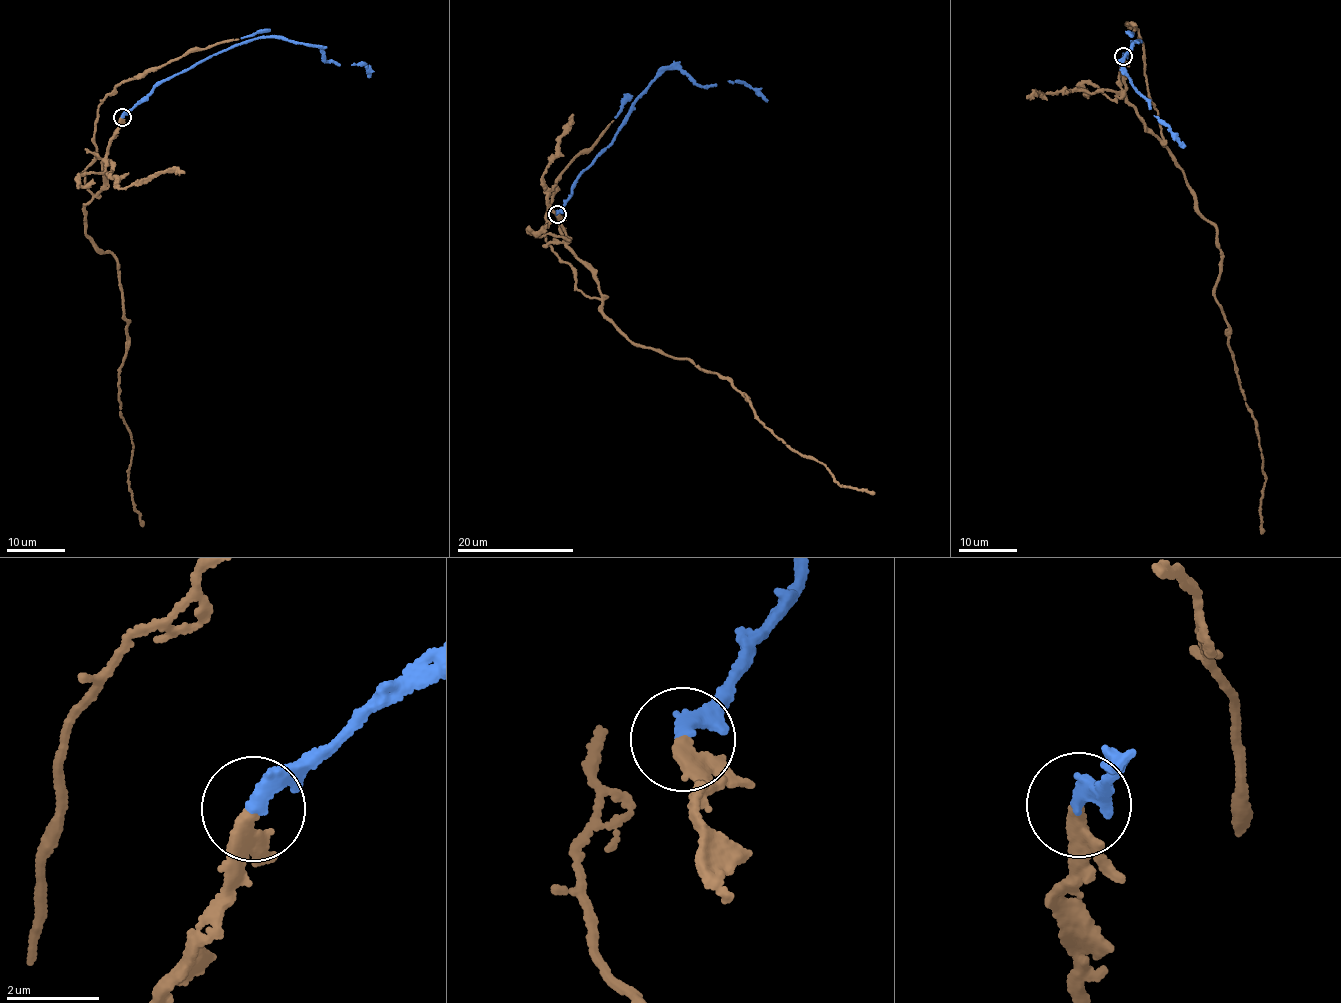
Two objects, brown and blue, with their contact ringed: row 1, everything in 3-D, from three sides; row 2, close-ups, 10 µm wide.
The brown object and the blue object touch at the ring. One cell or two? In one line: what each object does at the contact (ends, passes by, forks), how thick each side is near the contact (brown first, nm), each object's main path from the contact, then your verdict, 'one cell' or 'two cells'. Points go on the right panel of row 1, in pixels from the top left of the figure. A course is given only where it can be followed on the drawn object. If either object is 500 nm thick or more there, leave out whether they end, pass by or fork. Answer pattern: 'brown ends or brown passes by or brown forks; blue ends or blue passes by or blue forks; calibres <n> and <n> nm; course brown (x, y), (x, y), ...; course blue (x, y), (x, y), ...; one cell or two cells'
brown ends; blue ends; calibres 360 and 340 nm; course brown (1122, 56), (1126, 101), (1216, 229), (1215, 298), (1261, 449), (1261, 534); course blue (1123, 56), (1128, 55), (1132, 41), (1142, 42), (1135, 42), (1123, 63), (1126, 75), (1184, 147); one cell

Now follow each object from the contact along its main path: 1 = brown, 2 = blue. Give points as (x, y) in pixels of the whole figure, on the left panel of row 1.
1: (121, 117), (85, 225), (119, 272), (127, 322), (120, 415), (143, 526)
2: (122, 116), (160, 83), (220, 53), (265, 36), (321, 49), (323, 59), (340, 65), (364, 64), (369, 76)

